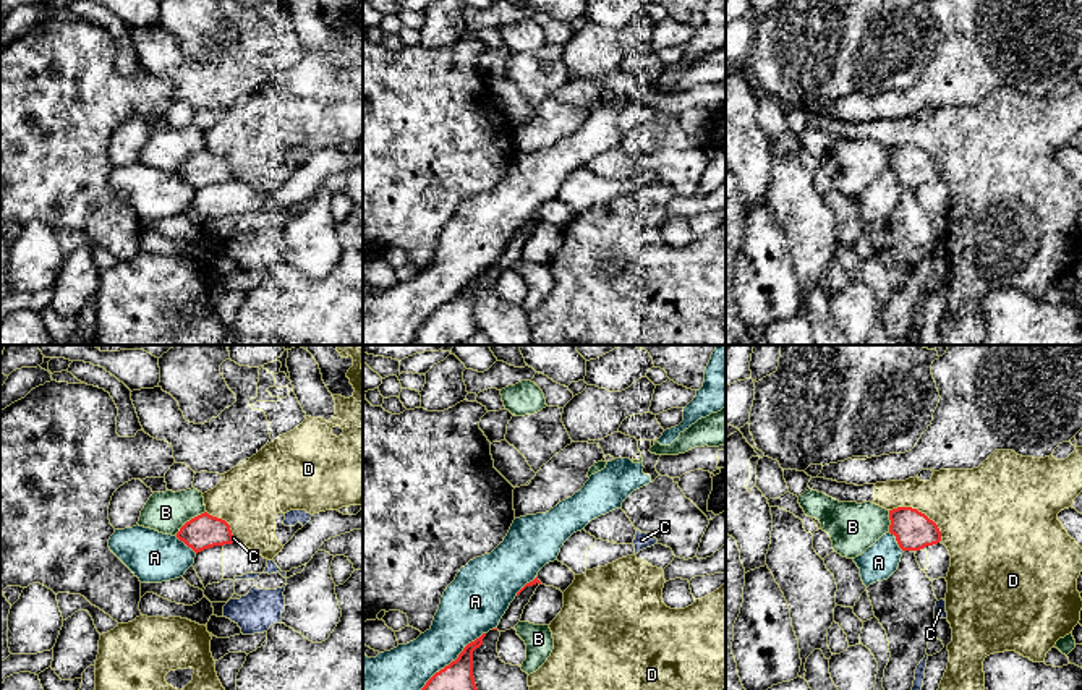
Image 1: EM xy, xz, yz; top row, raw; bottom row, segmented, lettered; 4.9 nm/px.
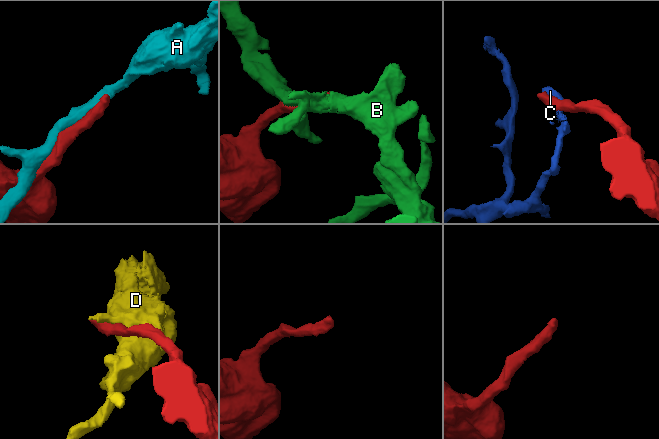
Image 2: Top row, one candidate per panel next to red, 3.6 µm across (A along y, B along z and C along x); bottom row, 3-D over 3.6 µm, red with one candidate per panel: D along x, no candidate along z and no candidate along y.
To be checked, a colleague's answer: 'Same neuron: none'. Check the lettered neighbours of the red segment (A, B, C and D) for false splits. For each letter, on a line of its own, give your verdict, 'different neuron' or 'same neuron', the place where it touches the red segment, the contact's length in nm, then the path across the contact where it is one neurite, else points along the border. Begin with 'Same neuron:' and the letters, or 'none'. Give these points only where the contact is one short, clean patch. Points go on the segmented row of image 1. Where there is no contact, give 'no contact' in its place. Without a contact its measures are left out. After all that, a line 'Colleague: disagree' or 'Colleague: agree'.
Same neuron: none
A: different neuron; contact xz (452, 661); length 440 nm
B: different neuron; contact xy (190, 520); length 200 nm
C: different neuron; contact yz (914, 549); length 30 nm; border yz (911, 549), (915, 551)
D: different neuron; contact yz (917, 511); length 300 nm
Colleague: agree

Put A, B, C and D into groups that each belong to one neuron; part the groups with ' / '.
A / B / C / D

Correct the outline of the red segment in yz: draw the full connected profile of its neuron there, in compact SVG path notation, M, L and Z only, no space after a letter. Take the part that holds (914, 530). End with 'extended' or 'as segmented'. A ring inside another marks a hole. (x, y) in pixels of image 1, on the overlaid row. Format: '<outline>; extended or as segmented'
M897 507L889 510L889 533L902 551L920 551L941 541L938 525L925 513L912 507Z; as segmented

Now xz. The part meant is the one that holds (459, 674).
M483 633L468 643L455 661L436 672L421 690L478 690L473 677L473 651L483 645Z; as segmented

